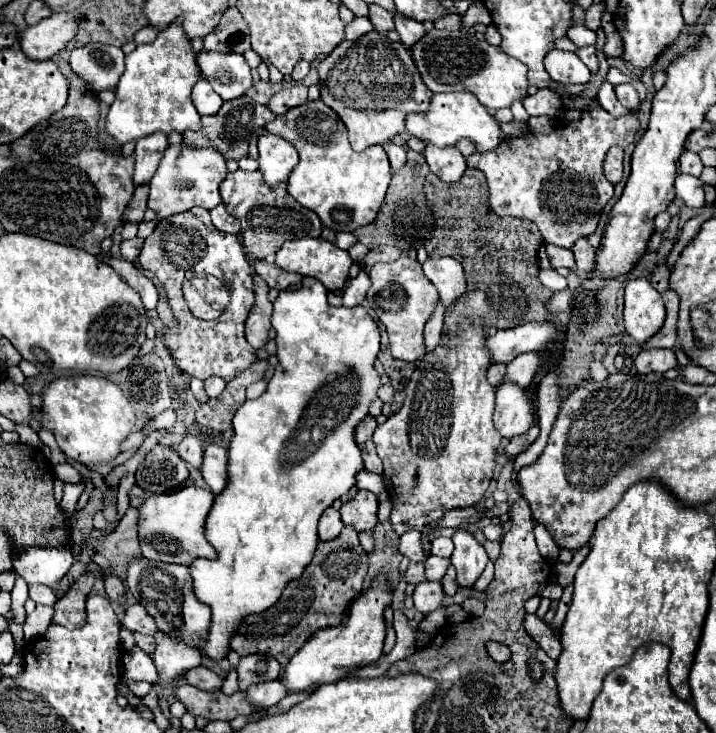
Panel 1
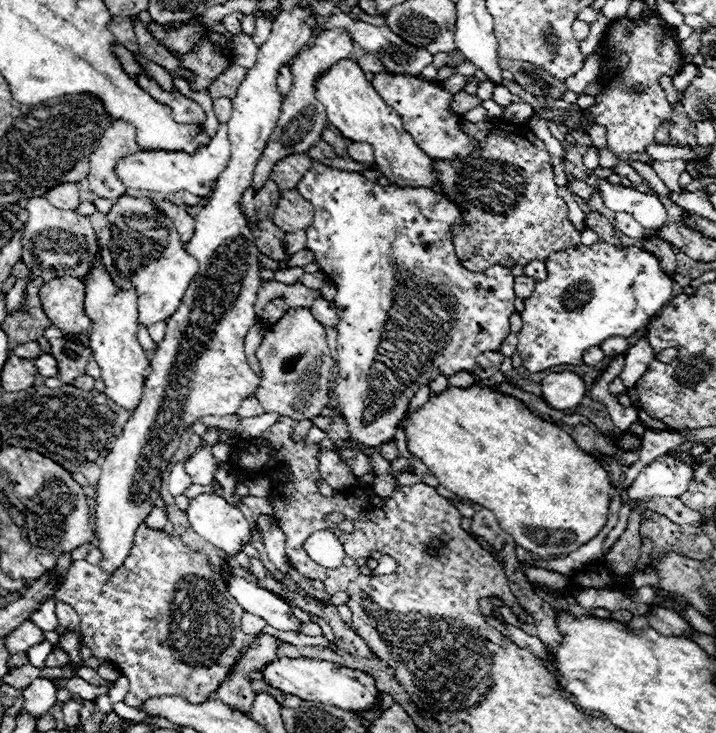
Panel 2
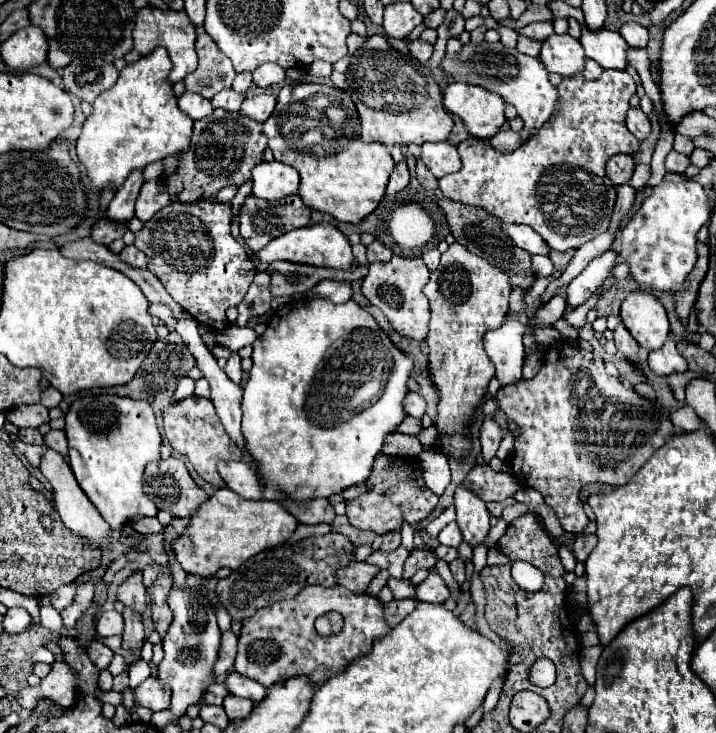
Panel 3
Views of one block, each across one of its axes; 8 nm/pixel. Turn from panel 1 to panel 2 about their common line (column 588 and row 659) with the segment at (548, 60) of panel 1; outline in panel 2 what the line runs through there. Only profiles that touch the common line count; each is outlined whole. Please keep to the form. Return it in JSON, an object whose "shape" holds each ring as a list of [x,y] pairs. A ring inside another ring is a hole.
{"shape":[[[66,634],[60,638],[60,644],[58,644],[60,650],[66,650],[70,654],[70,666],[78,668],[78,660],[80,660],[80,646],[78,646],[78,636],[76,634]]]}

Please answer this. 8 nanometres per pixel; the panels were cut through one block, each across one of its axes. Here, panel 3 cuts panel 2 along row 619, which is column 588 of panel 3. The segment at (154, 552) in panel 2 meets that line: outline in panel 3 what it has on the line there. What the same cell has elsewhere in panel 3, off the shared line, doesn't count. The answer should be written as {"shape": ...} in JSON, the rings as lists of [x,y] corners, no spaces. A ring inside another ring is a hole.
{"shape":[[[602,70],[598,80],[586,80],[582,74],[572,78],[562,78],[558,86],[560,106],[558,112],[540,128],[540,132],[528,138],[520,148],[512,154],[500,154],[490,148],[489,139],[466,138],[458,144],[458,152],[462,158],[462,168],[454,174],[438,178],[438,186],[442,194],[450,200],[460,200],[468,206],[484,208],[488,214],[498,216],[504,222],[526,224],[534,228],[550,250],[570,250],[580,248],[580,244],[590,242],[598,234],[606,232],[610,226],[610,216],[616,200],[616,190],[608,180],[604,166],[610,156],[618,152],[636,154],[638,140],[626,128],[626,114],[628,114],[628,100],[636,94],[636,84],[630,74],[624,70]]]}

